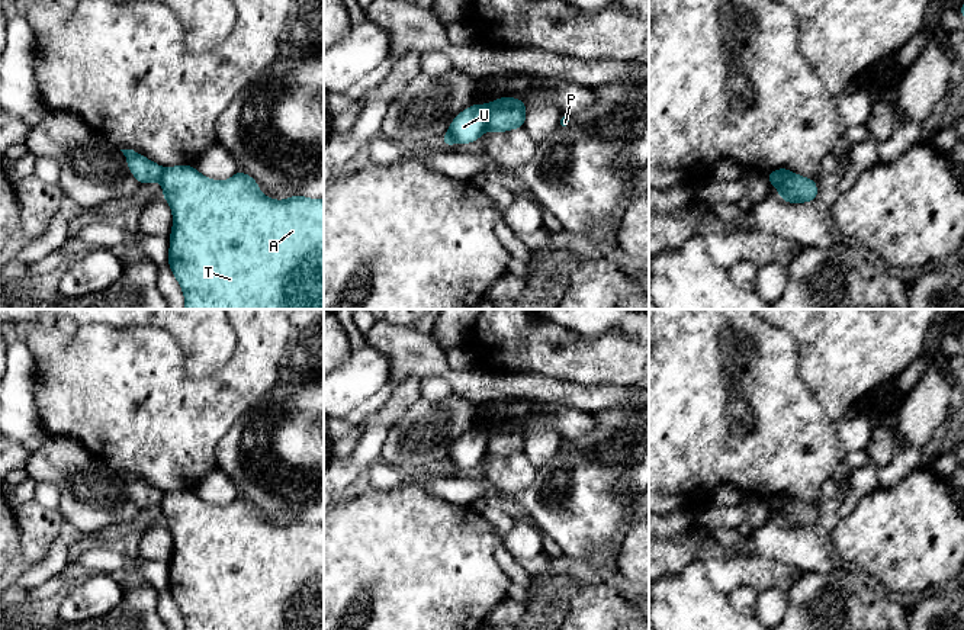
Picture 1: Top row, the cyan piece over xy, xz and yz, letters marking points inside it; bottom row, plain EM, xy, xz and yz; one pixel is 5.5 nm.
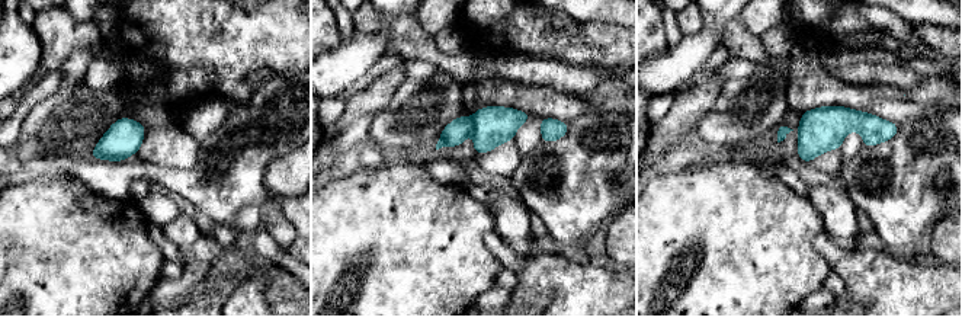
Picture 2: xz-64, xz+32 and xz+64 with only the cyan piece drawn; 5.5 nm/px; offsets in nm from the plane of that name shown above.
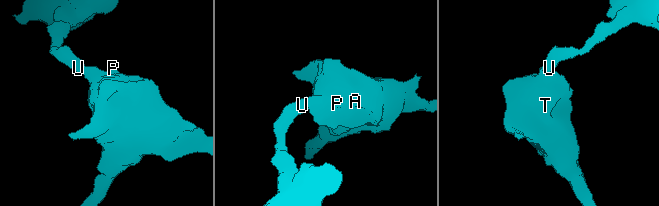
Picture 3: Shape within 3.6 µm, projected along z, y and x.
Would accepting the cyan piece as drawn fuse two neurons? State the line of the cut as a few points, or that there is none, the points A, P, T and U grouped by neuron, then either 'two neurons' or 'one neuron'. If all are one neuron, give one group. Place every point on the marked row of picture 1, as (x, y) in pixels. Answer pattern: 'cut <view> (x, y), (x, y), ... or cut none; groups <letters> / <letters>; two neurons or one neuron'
cut xz (485, 106), (487, 128); groups A P T / U; two neurons

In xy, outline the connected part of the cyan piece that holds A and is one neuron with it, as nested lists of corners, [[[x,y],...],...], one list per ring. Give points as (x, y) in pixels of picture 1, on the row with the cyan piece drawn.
[[[174,165],[161,174],[163,197],[173,212],[168,266],[184,293],[184,309],[324,309],[324,199],[293,195],[273,200],[258,190],[258,183],[248,174],[237,171],[225,181],[202,176],[193,165]]]

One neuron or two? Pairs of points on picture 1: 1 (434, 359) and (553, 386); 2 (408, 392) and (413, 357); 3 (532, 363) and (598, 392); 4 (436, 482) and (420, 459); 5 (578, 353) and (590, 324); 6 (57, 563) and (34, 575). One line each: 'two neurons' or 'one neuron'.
1: one neuron
2: two neurons
3: two neurons
4: two neurons
5: two neurons
6: one neuron

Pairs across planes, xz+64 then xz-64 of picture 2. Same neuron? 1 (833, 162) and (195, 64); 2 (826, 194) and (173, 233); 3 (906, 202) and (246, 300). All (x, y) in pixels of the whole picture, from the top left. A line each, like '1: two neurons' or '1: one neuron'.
1: one neuron
2: one neuron
3: two neurons

